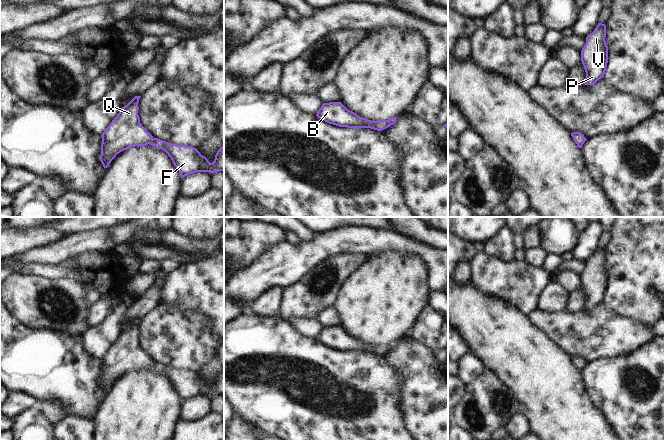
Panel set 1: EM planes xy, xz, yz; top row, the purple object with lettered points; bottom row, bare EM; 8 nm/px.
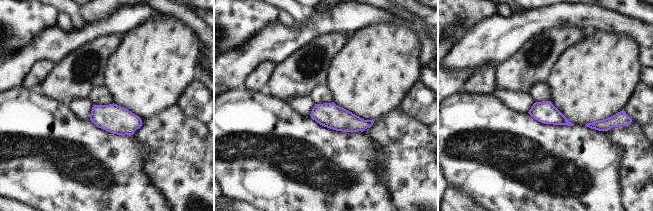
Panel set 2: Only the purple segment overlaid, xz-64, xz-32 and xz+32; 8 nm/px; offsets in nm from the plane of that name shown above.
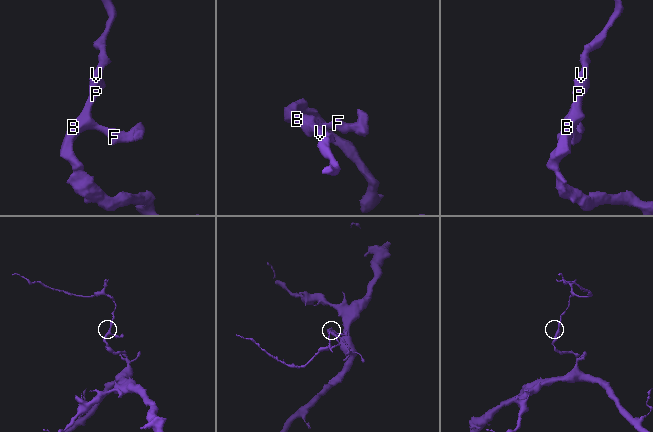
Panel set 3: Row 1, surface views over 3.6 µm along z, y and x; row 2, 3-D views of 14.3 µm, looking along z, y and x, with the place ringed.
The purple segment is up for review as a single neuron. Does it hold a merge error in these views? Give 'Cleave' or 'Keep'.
Keep.

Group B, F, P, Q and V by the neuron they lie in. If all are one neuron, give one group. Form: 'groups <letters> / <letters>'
groups B F P Q V

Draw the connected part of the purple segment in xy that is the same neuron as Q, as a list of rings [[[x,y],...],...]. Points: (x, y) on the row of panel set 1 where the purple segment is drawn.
[[[135,96],[127,105],[121,108],[102,133],[101,155],[99,157],[104,168],[120,152],[135,146],[148,144],[164,150],[171,158],[174,166],[183,178],[196,172],[224,171],[224,144],[217,151],[212,163],[196,148],[187,145],[171,144],[154,138],[140,123],[138,103],[141,96]]]

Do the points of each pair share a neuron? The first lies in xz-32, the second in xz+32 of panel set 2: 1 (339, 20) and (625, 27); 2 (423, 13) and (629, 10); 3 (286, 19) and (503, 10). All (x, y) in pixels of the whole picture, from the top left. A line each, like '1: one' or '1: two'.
1: one
2: one
3: one

